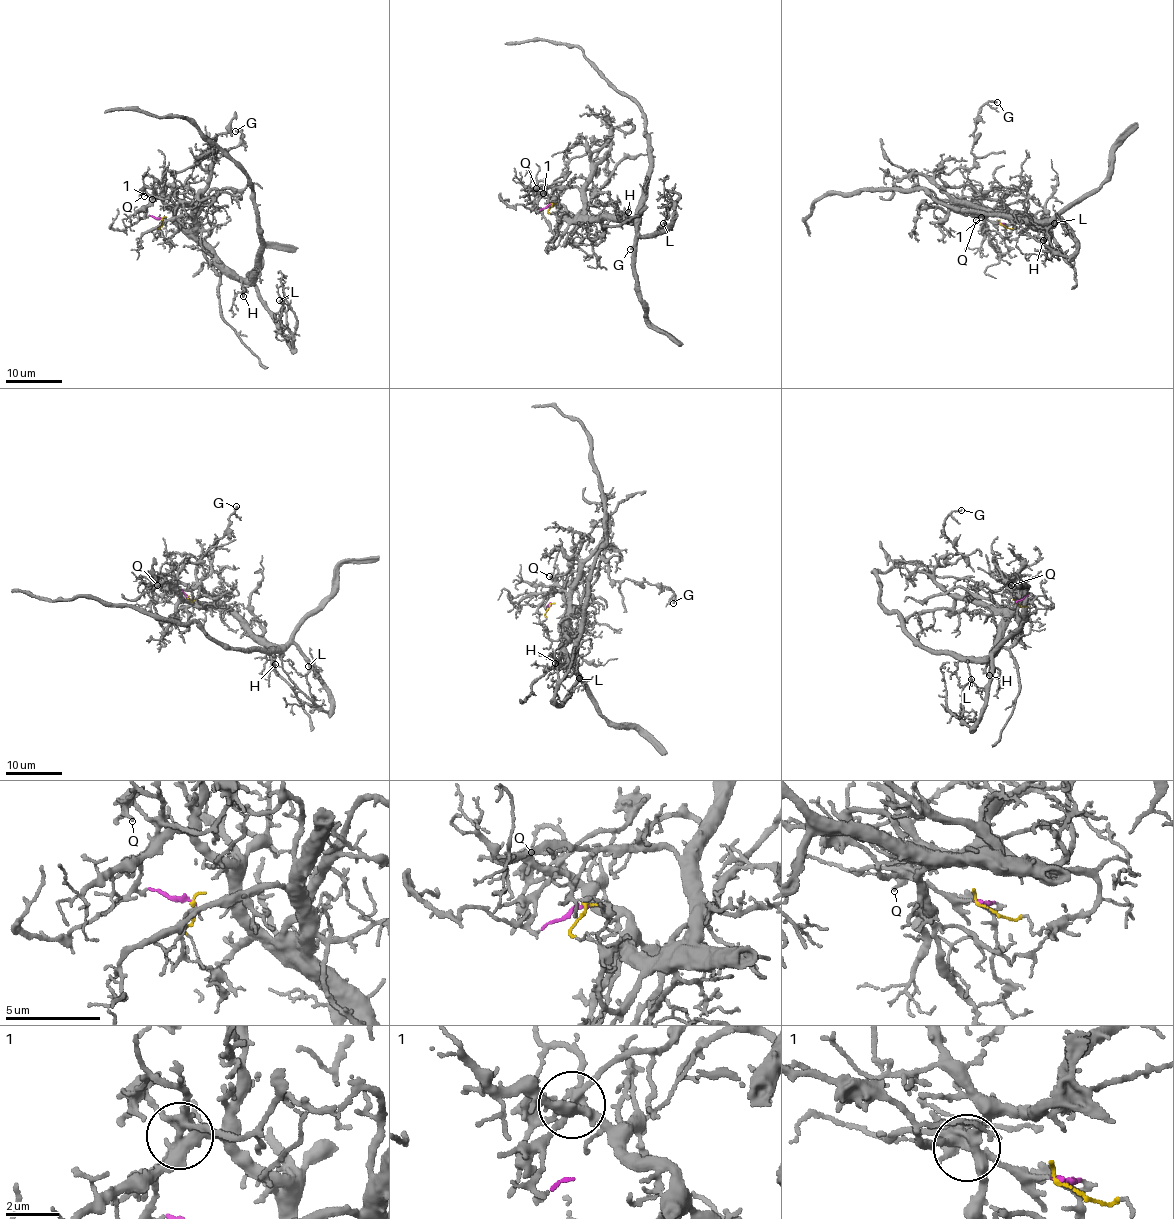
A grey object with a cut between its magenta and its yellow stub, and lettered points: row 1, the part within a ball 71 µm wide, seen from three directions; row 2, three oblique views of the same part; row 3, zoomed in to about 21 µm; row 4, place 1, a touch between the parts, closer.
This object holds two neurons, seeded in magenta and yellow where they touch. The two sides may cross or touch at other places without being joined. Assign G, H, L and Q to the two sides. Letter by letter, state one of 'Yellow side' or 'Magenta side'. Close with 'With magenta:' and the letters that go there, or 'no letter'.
G: Magenta side
H: Yellow side
L: Yellow side
Q: Magenta side
With magenta: G, Q

